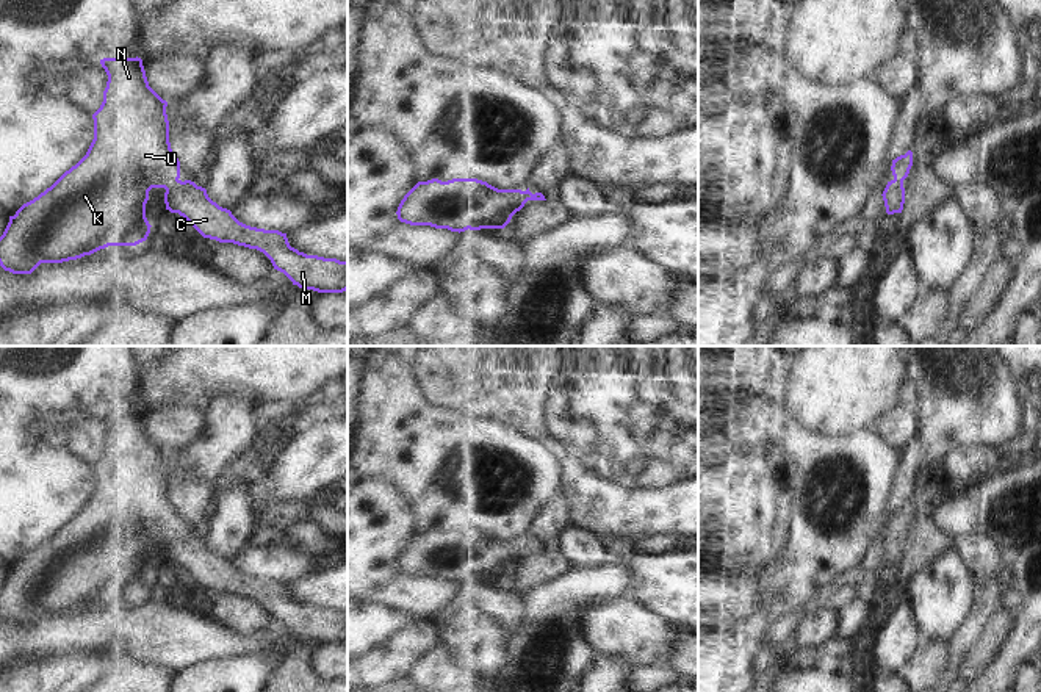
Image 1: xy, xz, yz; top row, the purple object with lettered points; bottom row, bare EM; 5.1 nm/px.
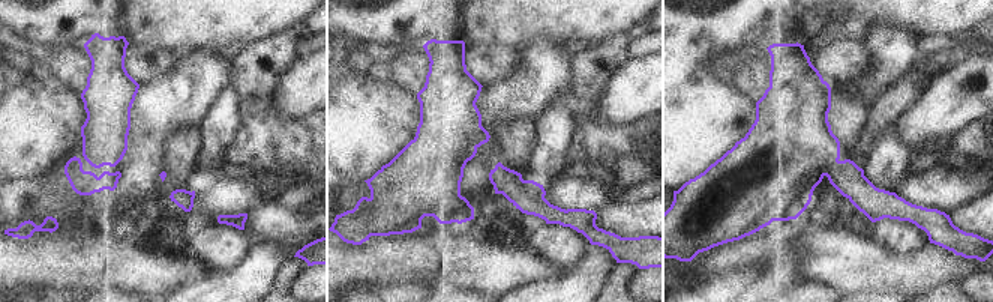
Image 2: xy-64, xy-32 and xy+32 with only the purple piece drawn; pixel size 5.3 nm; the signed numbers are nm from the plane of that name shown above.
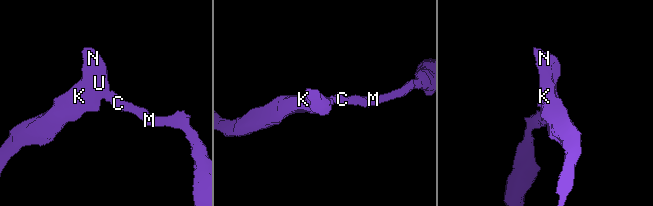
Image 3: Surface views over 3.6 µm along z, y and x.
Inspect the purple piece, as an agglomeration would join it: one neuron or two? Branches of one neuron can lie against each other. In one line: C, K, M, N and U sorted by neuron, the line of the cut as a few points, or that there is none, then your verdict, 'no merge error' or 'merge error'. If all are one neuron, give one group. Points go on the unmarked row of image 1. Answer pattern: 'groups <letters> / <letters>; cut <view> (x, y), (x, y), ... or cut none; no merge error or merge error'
groups C K M N U; cut none; no merge error

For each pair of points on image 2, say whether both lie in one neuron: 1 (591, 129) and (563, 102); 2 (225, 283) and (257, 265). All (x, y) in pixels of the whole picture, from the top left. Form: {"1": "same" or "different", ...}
{"1": "different", "2": "same"}

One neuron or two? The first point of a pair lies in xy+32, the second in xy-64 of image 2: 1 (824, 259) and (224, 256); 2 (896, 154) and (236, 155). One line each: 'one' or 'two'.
1: two
2: two

